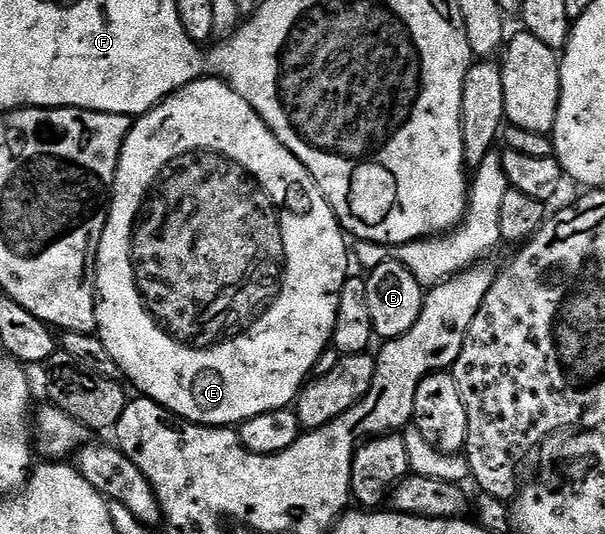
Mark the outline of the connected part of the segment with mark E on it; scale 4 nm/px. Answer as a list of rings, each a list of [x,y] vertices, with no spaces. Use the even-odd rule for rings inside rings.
[[[192,81],[184,89],[155,105],[150,112],[139,114],[133,120],[132,129],[124,140],[112,188],[112,204],[108,206],[106,227],[102,231],[96,256],[96,333],[106,351],[110,351],[110,359],[118,363],[126,381],[128,377],[127,384],[132,384],[137,389],[137,394],[156,401],[168,410],[173,418],[180,420],[181,417],[192,425],[239,426],[242,421],[254,419],[254,415],[291,406],[300,390],[313,376],[318,359],[331,346],[334,323],[338,315],[339,292],[345,279],[350,276],[350,245],[344,240],[346,234],[341,229],[340,221],[334,215],[330,203],[322,195],[318,183],[310,175],[310,171],[306,171],[302,162],[272,134],[258,111],[254,111],[254,107],[250,107],[250,103],[246,103],[246,99],[242,99],[242,95],[238,95],[238,91],[231,89],[225,81]],[[198,149],[221,153],[224,157],[218,158],[217,161],[211,161],[208,157],[180,157]],[[144,305],[160,320],[161,327],[169,334],[148,314]]]

